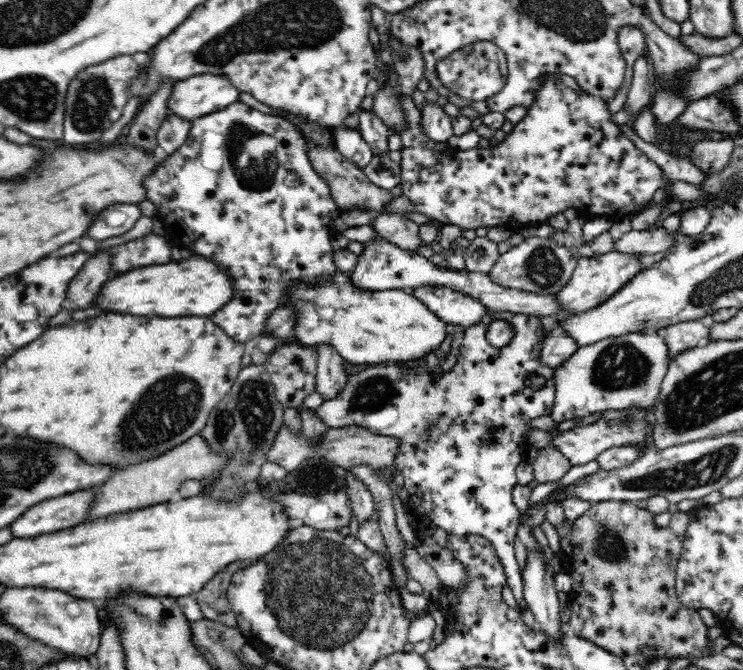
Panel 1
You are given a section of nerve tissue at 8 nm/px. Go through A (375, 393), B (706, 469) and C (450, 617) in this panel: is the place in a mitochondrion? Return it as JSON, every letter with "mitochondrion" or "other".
{"A":"mitochondrion","B":"mitochondrion","C":"other"}

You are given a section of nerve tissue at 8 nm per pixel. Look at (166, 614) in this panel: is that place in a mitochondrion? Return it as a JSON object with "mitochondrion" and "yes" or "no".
{"mitochondrion":"no"}

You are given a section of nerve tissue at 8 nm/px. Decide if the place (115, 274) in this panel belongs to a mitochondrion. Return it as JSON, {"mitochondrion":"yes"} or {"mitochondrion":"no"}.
{"mitochondrion":"no"}

